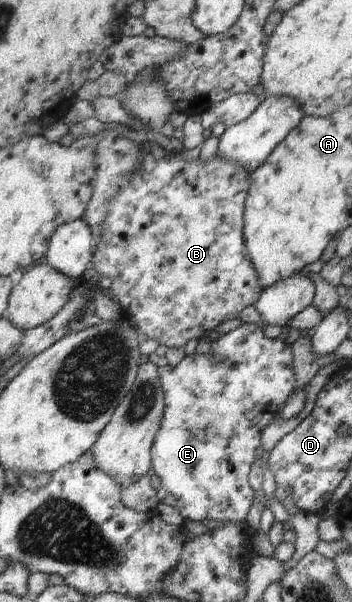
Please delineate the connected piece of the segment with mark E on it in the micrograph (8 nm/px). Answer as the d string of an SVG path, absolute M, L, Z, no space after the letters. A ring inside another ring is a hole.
M244 323L241 327L228 332L224 336L211 341L211 349L216 354L217 360L212 359L212 355L201 355L193 353L186 355L176 366L171 366L162 362L158 364L159 379L164 391L164 408L161 428L155 434L153 447L151 450L151 463L156 475L160 477L161 484L157 492L159 502L169 504L172 508L178 508L184 519L202 522L202 520L218 520L231 523L246 522L246 514L254 501L254 490L248 483L248 473L252 464L256 460L256 450L261 446L260 436L262 430L272 422L272 420L281 416L284 403L293 393L296 384L295 372L293 369L293 354L291 345L285 344L280 339L269 339L264 336L262 327L252 323Z

